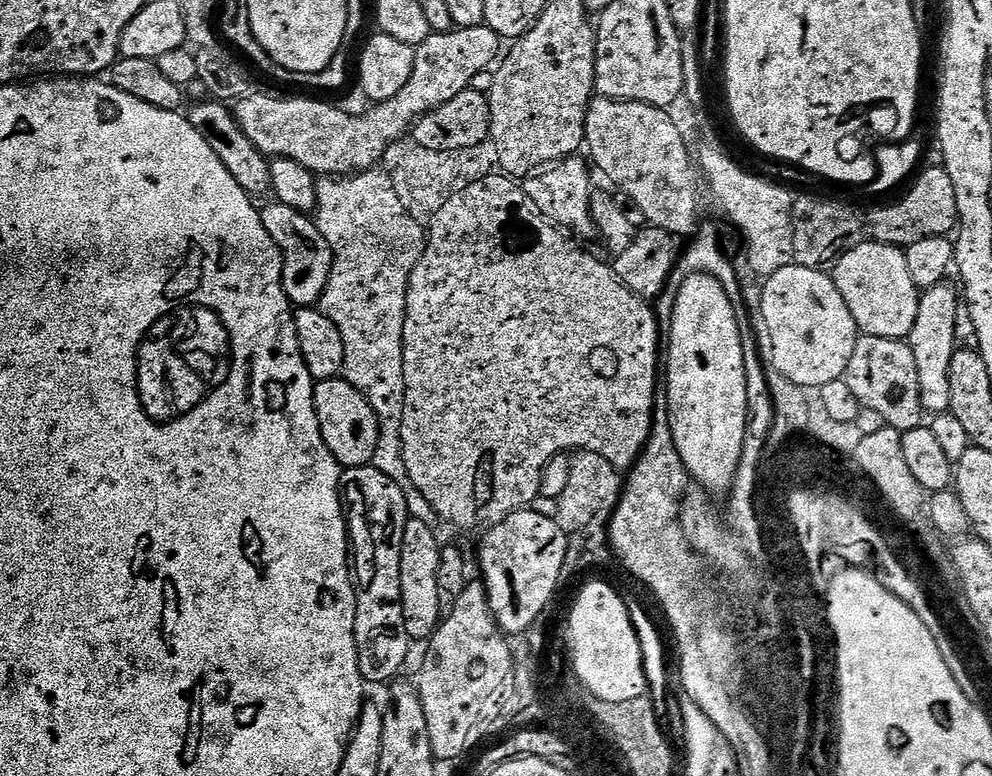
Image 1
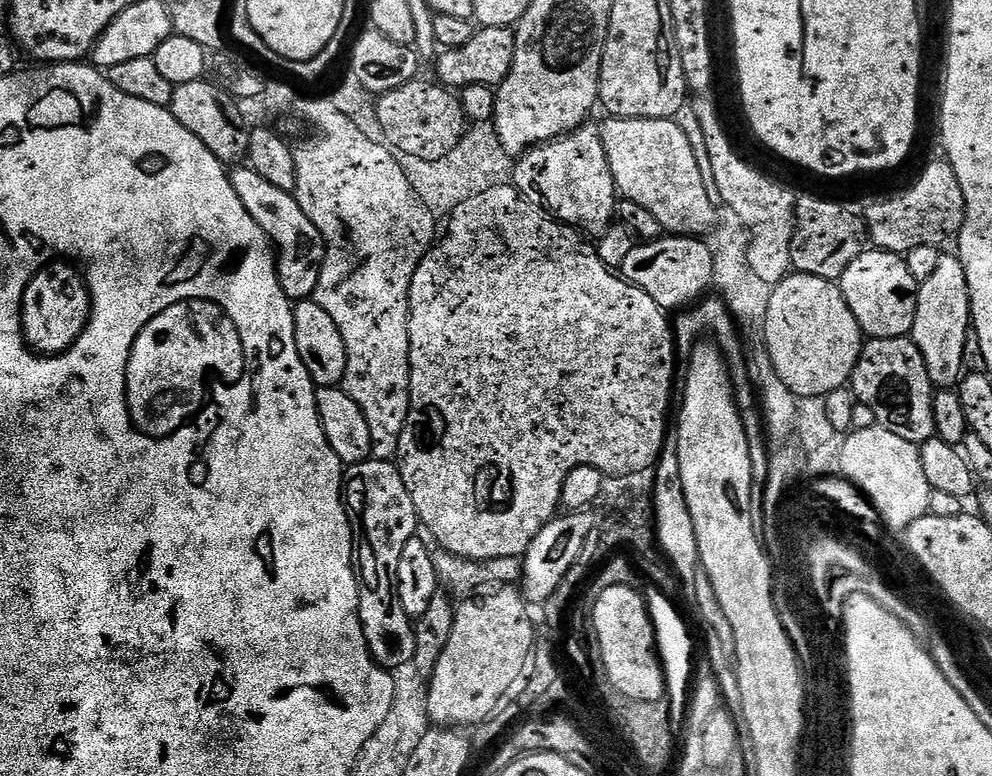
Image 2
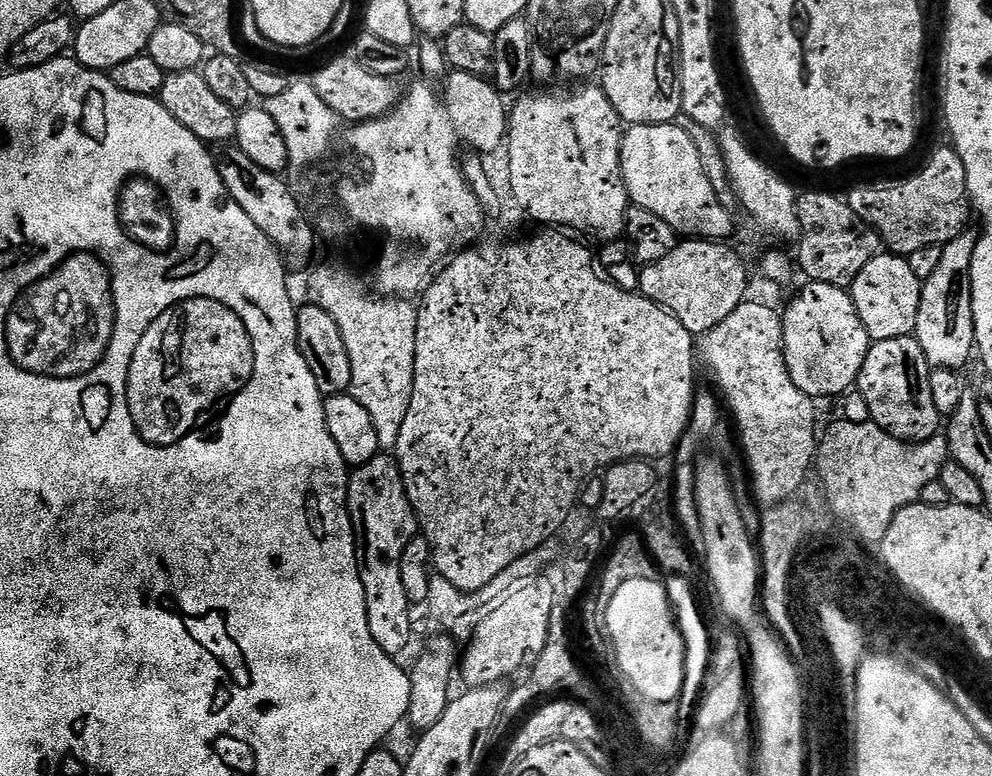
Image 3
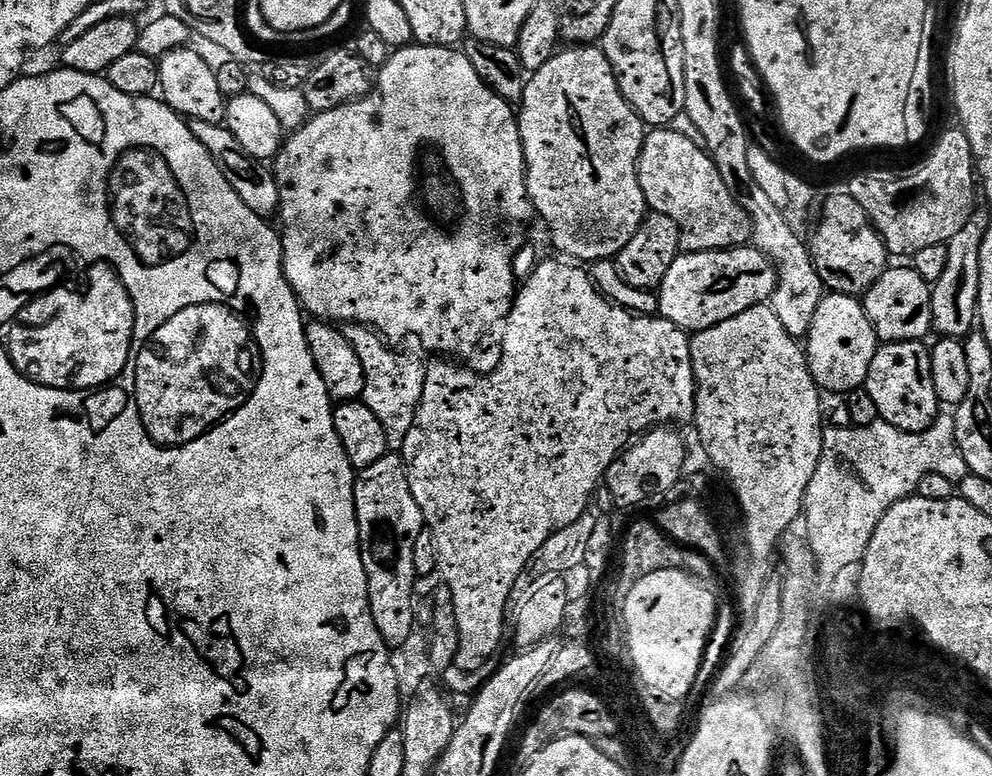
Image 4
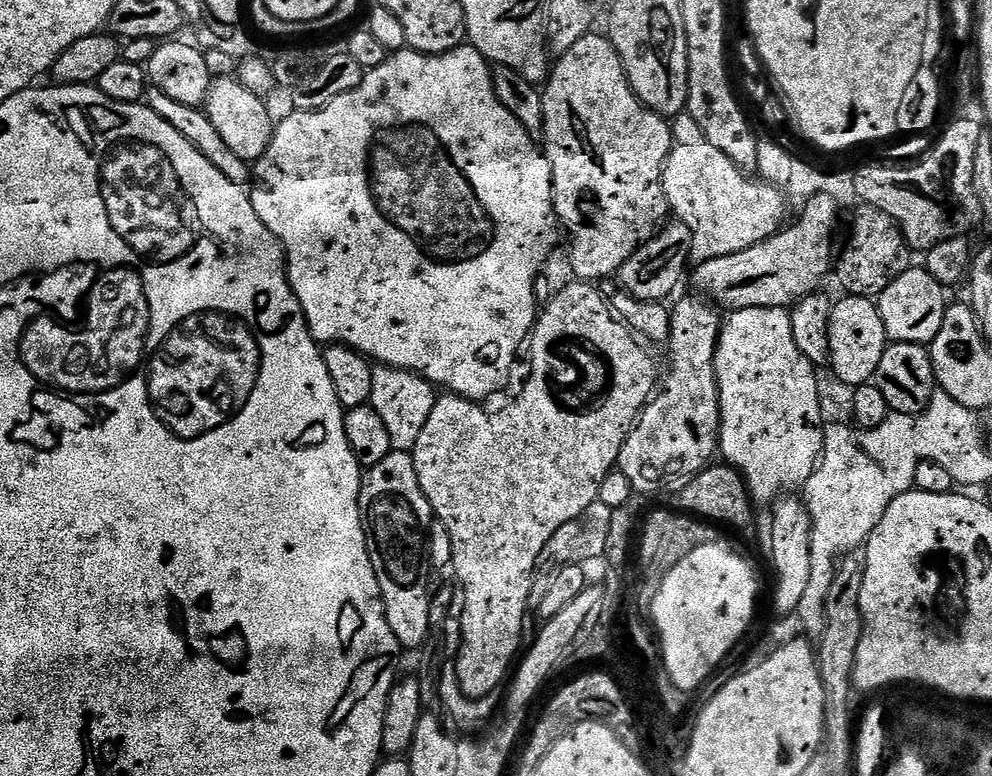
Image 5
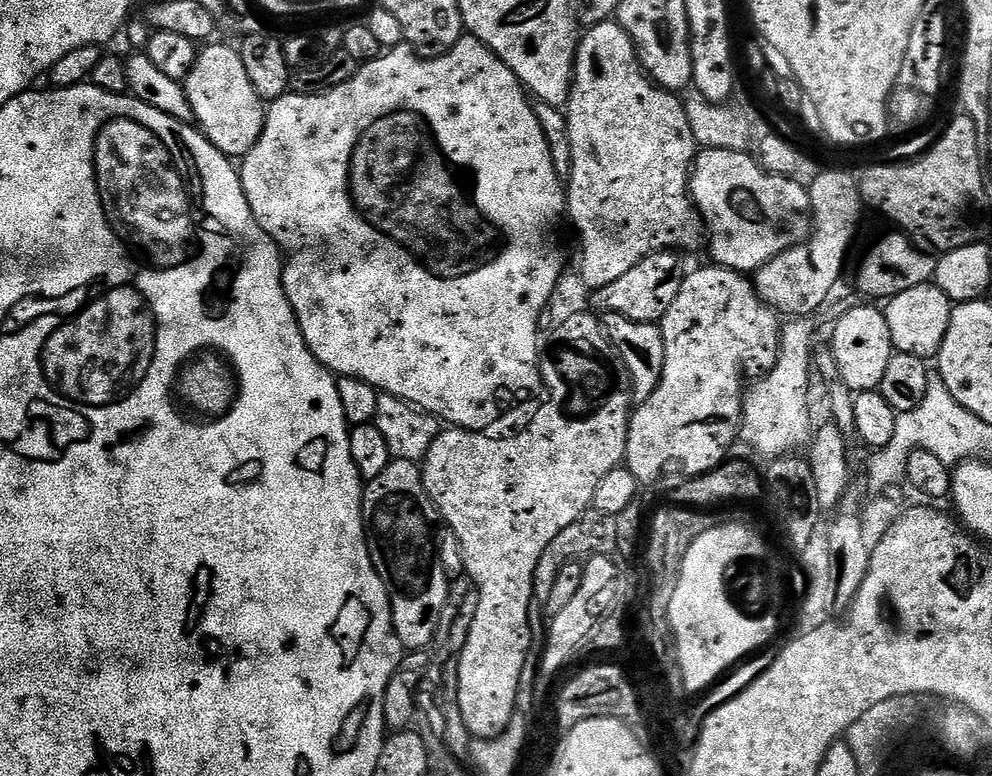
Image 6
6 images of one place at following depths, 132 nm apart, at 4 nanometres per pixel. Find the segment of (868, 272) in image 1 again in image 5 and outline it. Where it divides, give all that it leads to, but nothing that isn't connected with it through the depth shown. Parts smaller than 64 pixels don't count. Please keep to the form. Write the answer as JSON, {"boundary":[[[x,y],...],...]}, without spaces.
{"boundary":[[[910,266],[878,297],[882,326],[886,326],[889,341],[897,344],[931,345],[933,338],[942,330],[942,318],[946,307],[946,290],[928,272],[927,267]]]}

